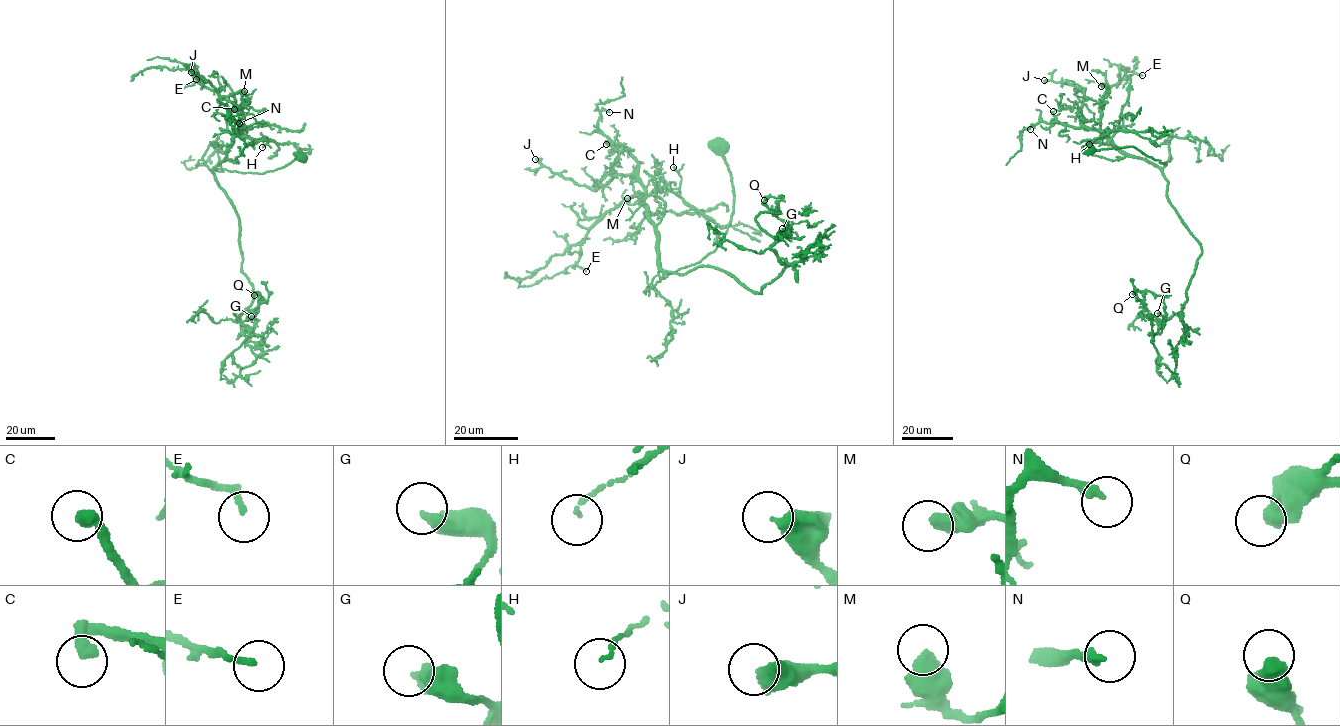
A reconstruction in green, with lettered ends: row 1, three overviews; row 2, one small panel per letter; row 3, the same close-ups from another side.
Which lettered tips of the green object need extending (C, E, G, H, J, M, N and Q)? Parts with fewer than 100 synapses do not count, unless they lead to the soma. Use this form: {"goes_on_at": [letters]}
{"goes_on_at": ["C"]}

